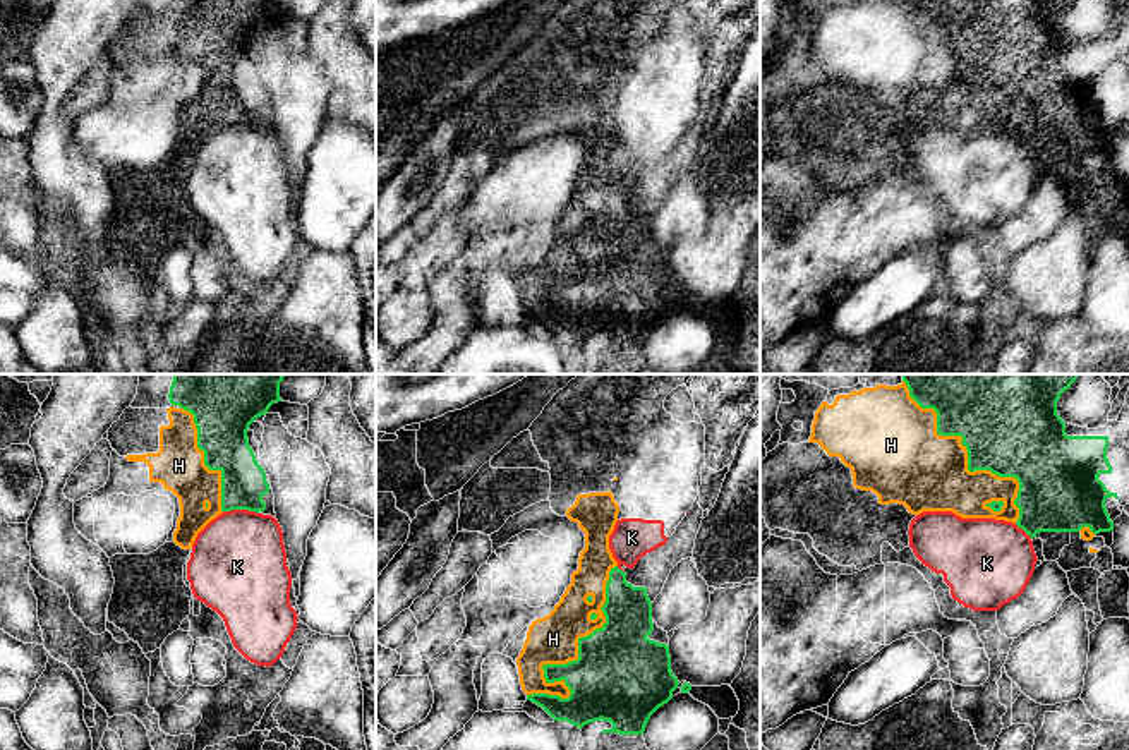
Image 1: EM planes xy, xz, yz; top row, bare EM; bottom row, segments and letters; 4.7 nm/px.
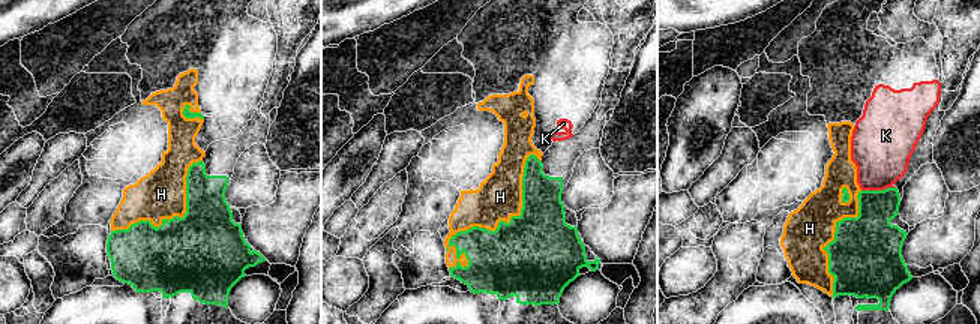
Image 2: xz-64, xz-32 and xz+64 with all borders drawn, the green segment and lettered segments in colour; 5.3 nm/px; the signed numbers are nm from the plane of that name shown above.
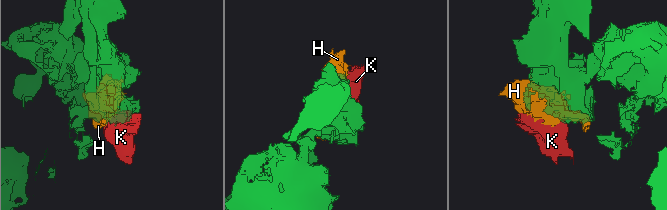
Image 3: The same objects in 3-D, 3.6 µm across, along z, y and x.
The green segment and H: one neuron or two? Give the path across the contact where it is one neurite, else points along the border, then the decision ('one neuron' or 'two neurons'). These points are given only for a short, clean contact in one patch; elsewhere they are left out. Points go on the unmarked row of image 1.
two neurons

